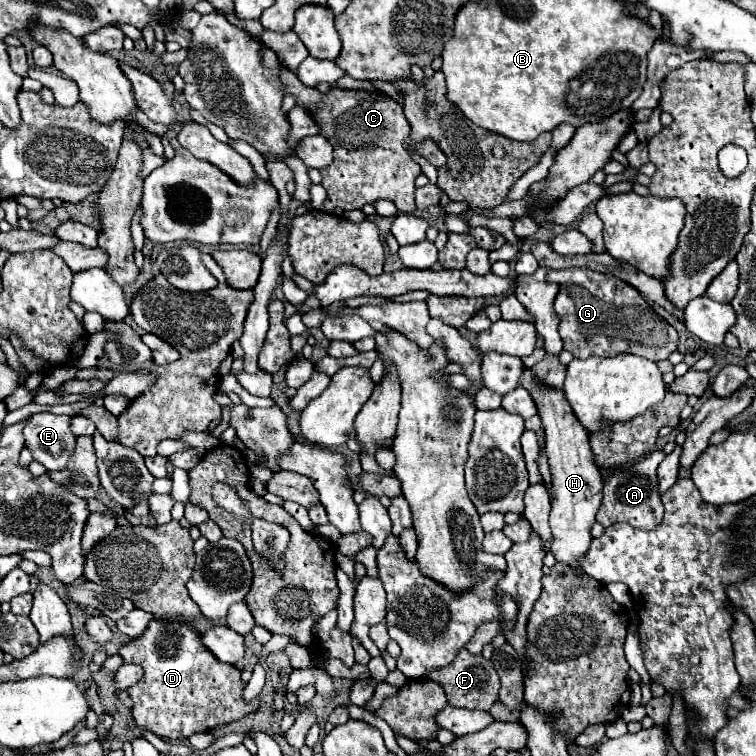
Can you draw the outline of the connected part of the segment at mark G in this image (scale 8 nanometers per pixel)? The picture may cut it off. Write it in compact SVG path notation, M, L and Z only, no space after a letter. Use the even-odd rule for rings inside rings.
M590 268L550 270L550 282L560 286L554 308L560 316L560 336L564 350L576 358L616 356L622 352L638 354L648 360L666 360L678 348L678 332L642 300L640 292L630 284L610 274L600 274Z

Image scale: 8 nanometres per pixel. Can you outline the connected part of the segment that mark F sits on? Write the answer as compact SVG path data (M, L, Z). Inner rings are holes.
M466 648L460 650L460 654L444 668L432 672L428 676L430 680L438 682L446 696L448 696L448 704L458 706L458 708L468 708L468 710L490 710L492 702L498 700L498 690L500 690L500 678L492 666L490 660L486 660L484 656L476 656L470 654Z

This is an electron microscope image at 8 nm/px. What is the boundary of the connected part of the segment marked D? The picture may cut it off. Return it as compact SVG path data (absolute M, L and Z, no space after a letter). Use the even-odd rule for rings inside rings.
M154 620L148 630L132 644L120 648L124 662L140 664L144 676L128 688L132 698L132 716L138 728L164 740L186 740L196 732L208 732L220 724L240 720L260 708L260 698L246 706L240 670L218 662L200 642L200 634L188 624Z

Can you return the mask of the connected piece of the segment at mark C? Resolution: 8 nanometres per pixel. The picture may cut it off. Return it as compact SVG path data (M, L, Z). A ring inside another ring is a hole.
M284 70L282 80L286 94L296 96L296 104L304 106L314 120L322 126L322 136L334 146L334 162L322 170L322 186L328 192L324 210L332 212L336 206L342 210L360 210L378 198L386 198L396 204L400 212L414 212L414 180L420 174L420 166L410 158L404 142L414 144L416 152L428 158L436 168L444 166L446 156L440 154L438 146L430 140L412 142L410 124L404 118L402 106L388 98L386 94L368 94L332 88L328 94L318 92L300 84L294 72Z

